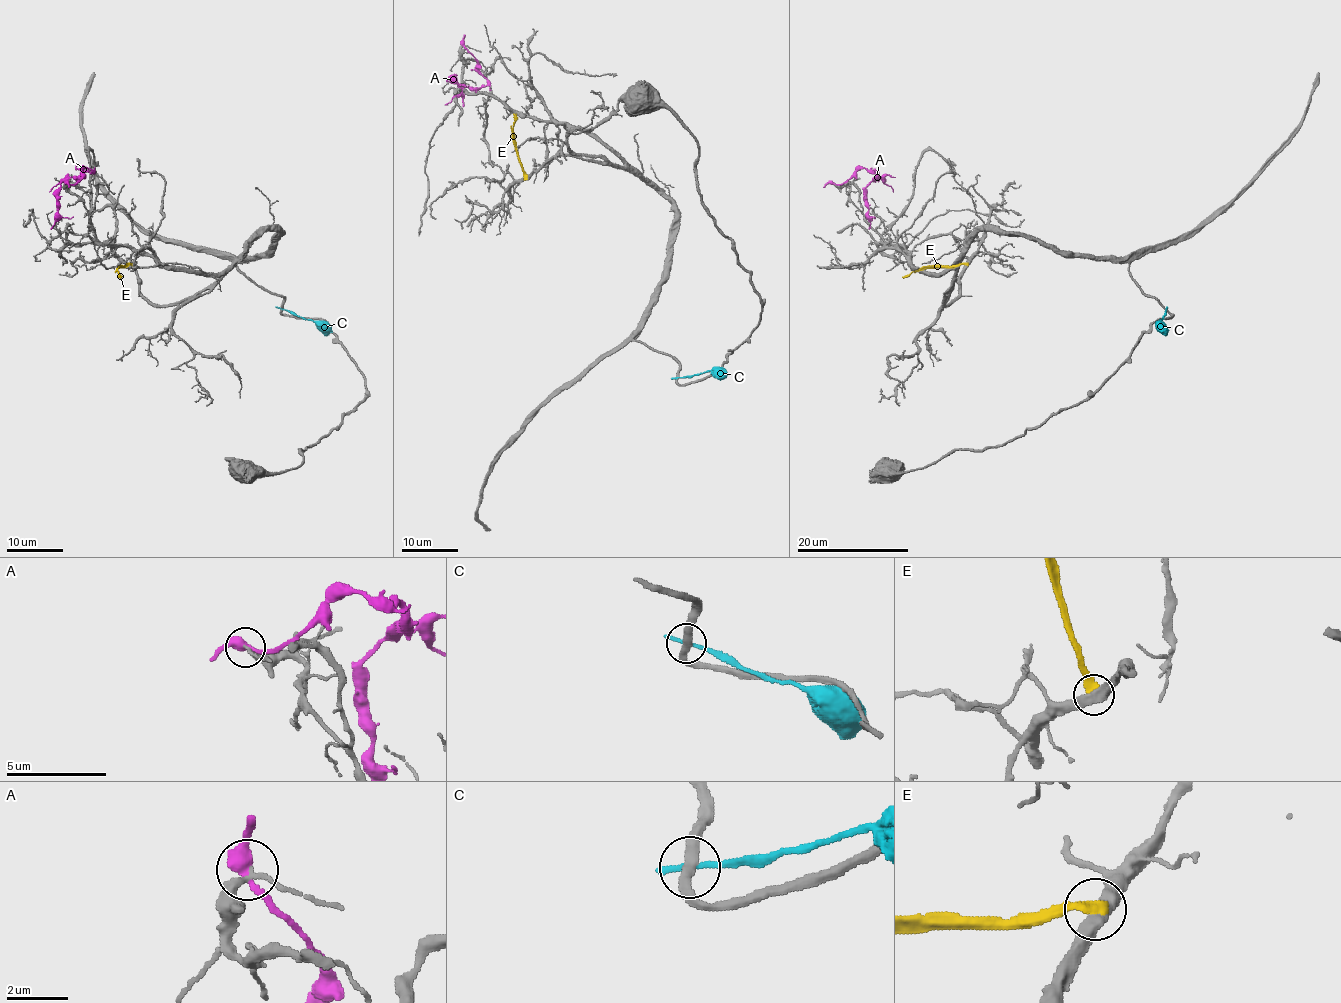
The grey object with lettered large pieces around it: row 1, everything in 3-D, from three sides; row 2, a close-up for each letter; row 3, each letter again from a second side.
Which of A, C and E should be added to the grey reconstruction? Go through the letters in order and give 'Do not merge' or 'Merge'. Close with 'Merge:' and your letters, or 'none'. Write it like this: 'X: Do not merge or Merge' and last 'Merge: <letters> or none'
A: Do not merge
C: Do not merge
E: Do not merge
Merge: none

